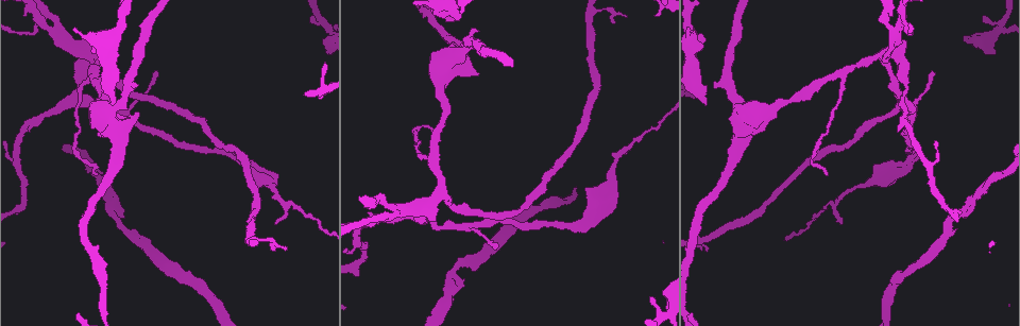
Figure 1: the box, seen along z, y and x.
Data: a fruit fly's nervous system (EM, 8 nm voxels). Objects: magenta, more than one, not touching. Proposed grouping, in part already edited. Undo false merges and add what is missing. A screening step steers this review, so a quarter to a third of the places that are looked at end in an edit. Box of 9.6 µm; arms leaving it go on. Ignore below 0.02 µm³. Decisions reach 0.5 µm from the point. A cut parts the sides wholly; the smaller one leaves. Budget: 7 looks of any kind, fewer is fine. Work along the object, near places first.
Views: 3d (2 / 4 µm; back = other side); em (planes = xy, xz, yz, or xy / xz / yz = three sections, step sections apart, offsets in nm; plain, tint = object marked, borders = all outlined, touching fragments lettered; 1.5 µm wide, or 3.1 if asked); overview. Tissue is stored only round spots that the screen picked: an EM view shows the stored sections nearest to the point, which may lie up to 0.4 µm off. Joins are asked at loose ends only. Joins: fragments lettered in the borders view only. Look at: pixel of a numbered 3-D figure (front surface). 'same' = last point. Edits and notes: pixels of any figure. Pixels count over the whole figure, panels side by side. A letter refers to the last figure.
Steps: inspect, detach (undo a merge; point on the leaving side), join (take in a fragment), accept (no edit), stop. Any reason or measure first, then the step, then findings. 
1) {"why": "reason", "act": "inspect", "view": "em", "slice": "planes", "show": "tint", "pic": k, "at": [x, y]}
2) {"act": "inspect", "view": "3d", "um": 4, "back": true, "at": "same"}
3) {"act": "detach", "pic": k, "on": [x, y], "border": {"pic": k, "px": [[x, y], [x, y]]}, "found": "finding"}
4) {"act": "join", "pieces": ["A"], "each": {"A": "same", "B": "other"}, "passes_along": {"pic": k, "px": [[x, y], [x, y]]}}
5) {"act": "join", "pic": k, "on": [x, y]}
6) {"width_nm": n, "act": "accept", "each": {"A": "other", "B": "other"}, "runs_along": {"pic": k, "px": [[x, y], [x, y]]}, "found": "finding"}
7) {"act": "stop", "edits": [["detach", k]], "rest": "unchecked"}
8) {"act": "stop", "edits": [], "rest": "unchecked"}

{"why": "branch stops here", "act": "inspect", "view": "3d", "um": 2, "pic": 1, "at": [313, 16]}

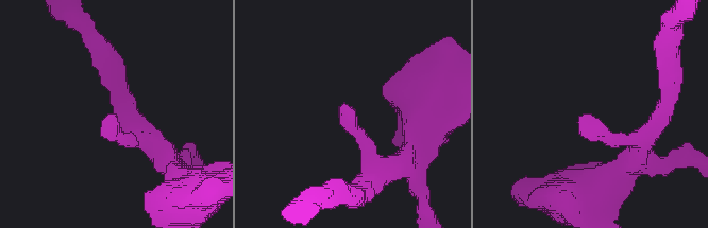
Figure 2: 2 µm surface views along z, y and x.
{"why": "shape alone is not enough", "act": "inspect", "view": "em", "slice": "xy", "step": 8, "show": "borders", "pic": 2, "at": [107, 114]}

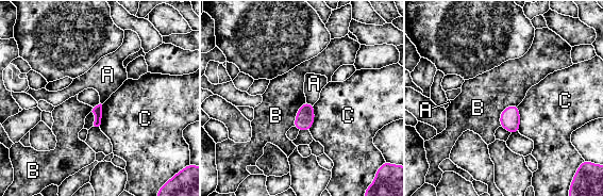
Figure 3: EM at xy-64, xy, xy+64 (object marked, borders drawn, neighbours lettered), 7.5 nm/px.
{"why": "cut it another way", "act": "inspect", "view": "em", "slice": "planes", "show": "borders", "at": "same"}

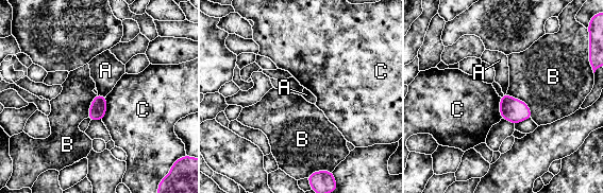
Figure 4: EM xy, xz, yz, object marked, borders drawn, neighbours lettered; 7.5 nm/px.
{"longest_contact_nm": ["B", 280], "act": "accept", "each": {"A": "other", "B": "other", "C": "other"}, "border": {"pic": 4, "px": [[98, 93], [105, 97]]}, "found": "none of them fits"}

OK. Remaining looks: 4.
{"why": "abrupt turn", "act": "inspect", "view": "em", "slice": "planes", "show": "borders", "pic": 1, "at": [442, 192]}

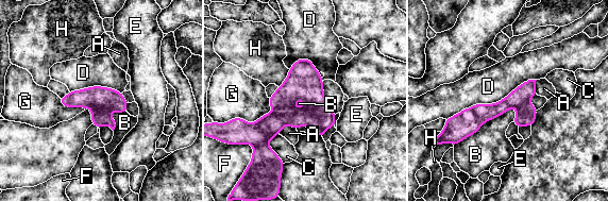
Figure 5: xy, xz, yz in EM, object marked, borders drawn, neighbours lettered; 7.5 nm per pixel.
{"act": "detach", "pic": 5, "on": [237, 131], "each": {"A": "other", "B": "other", "C": "other", "D": "other", "E": "other", "F": "other", "G": "other", "H": "other"}, "border": {"pic": 5, "px": [[264, 119], [267, 138], [254, 146]]}, "found": "two neurons meet here"}

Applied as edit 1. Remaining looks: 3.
{"why": "redraw", "act": "inspect", "view": "overview"}

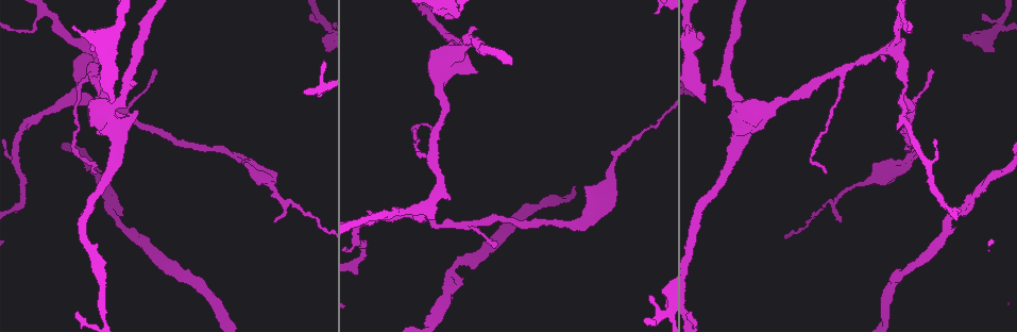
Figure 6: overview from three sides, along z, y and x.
{"why": "an open end", "act": "inspect", "view": "em", "slice": "yz", "step": 4, "show": "tint", "pic": 6, "at": [453, 17]}

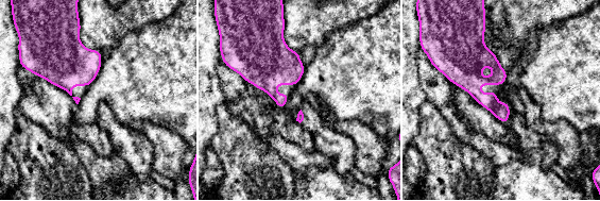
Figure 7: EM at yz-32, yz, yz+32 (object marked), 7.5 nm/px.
{"why": "another direction", "act": "inspect", "view": "em", "slice": "planes", "show": "borders", "at": "same"}

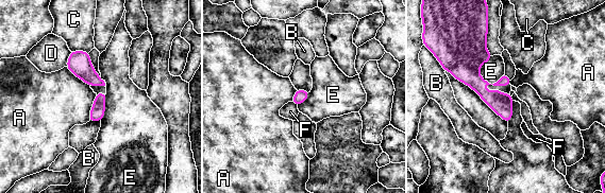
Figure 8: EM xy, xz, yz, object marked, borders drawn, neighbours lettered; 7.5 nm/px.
{"act": "join", "pieces": ["F"], "each": {"A": "other", "B": "other", "C": "other", "D": "other", "E": "other", "F": "same"}, "passes_along": {"pic": 8, "px": [[301, 95], [293, 104], [290, 111]]}, "found": "it goes on there"}

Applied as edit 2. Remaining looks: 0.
{"act": "stop", "edits": [["detach", 5], ["join", 8]], "rest": "unchecked"}

